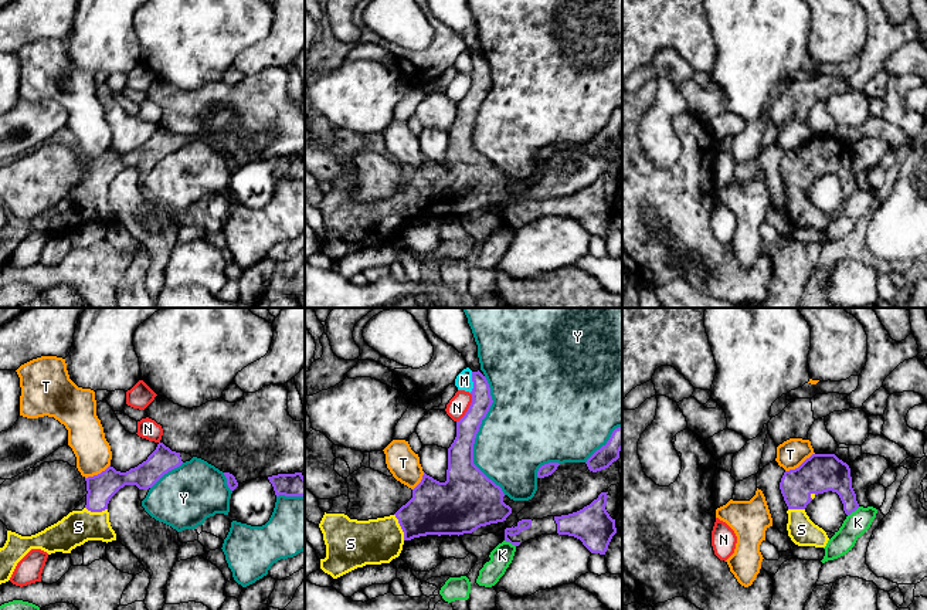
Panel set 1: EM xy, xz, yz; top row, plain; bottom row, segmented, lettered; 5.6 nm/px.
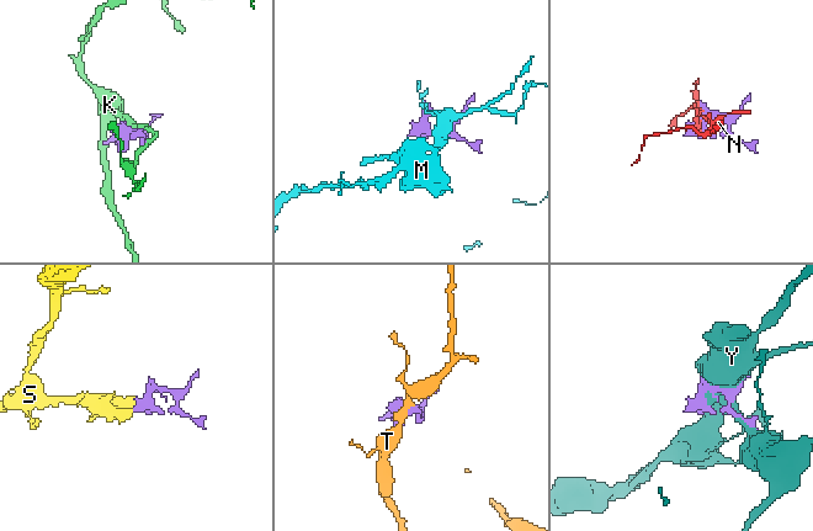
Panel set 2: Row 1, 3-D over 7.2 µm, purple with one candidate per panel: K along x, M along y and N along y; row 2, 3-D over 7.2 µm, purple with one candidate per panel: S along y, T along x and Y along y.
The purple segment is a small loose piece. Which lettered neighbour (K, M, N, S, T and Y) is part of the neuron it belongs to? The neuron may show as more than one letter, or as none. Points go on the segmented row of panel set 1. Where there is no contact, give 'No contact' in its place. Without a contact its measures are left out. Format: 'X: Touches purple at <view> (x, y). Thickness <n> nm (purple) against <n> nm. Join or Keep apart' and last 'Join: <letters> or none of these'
K: Touches purple at yz (854, 511). Thickness 190 nm (purple) against 140 nm. Keep apart
M: Touches purple at xz (472, 380). Thickness 120 nm (purple) against 100 nm. Keep apart
N: Touches purple at xz (469, 407). Thickness 140 nm (purple) against 120 nm. Keep apart
S: Touches purple at xz (400, 525). Thickness 300 nm (purple) against 260 nm. Join
T: Touches purple at yz (801, 464). Thickness 220 nm (purple) against 160 nm. Keep apart
Y: Touches purple at xz (475, 436). Thickness 200 nm (purple) against 440 nm. Keep apart
Join: S

